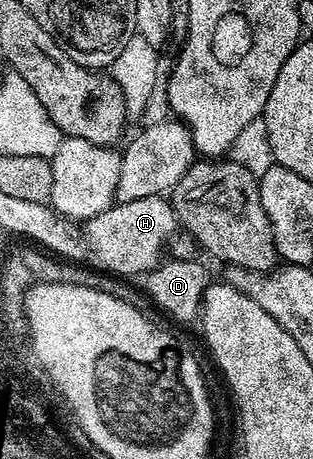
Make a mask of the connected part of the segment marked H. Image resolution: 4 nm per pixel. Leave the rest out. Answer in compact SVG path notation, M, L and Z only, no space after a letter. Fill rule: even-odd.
M159 194L128 202L116 201L105 212L97 212L97 216L86 219L81 233L86 253L89 258L91 254L96 262L92 263L100 271L116 276L143 276L159 265L165 247L176 237L177 219L170 201Z

